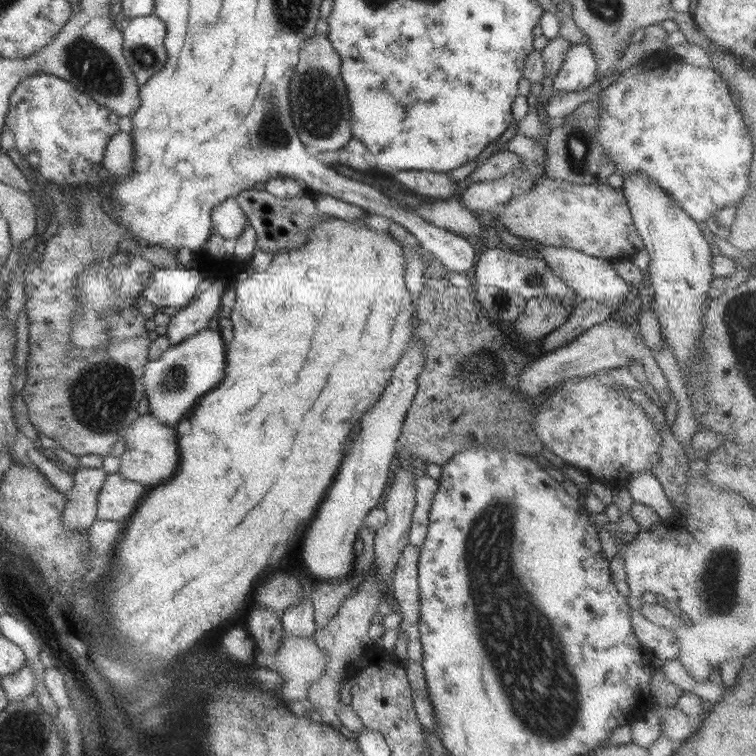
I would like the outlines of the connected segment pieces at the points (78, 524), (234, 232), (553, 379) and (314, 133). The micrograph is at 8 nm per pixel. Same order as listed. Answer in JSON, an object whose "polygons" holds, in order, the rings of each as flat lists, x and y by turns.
{"polygons":[[[80,468,76,470,74,486,66,491,68,504,65,507,63,521,65,527,75,533,88,532,89,526,97,518,96,502,106,481,107,473,101,468]],[[232,197,212,209,211,225,224,239,236,240,247,224,247,217]],[[612,317,602,324,596,324,583,336,574,339,567,346,556,349,547,355,542,355,534,363,530,363,518,377,520,394,524,398,537,397,541,393,546,393,557,383,577,376,582,377,616,368,629,367,632,360,643,366,649,385,655,388,660,400,668,401,671,388,662,370,654,361,654,351,646,346,641,333,634,333,632,324,627,324,624,328,624,323,617,323]],[[317,34,301,45,299,63,294,71,290,83,290,104,292,109,292,122,301,141,306,146,314,146,318,152,341,151,345,144,353,137,350,117,351,108,345,82,341,77,341,58,334,50,326,34]]]}

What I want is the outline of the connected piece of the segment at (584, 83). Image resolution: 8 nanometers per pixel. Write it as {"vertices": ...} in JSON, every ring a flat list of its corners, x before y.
{"vertices":[[586,43,572,44,568,49,563,67,554,78,554,94,578,92,596,82,597,62,593,49]]}

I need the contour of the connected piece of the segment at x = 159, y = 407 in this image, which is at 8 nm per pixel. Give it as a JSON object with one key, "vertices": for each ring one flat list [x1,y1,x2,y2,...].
{"vertices":[[218,327,196,332,178,346,171,346,161,358,148,361,145,366,143,385,150,412,156,420,176,428,182,418,194,411,198,402,225,379,226,349]]}

